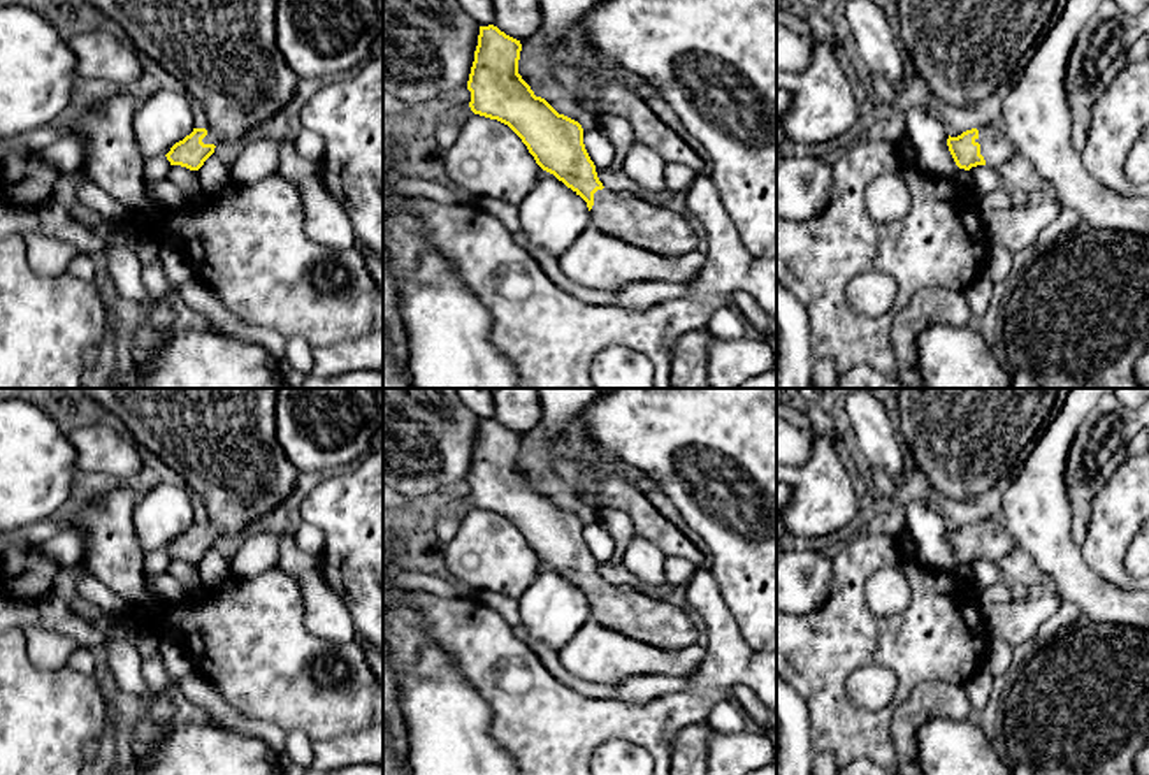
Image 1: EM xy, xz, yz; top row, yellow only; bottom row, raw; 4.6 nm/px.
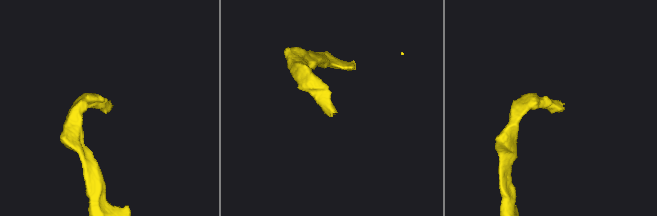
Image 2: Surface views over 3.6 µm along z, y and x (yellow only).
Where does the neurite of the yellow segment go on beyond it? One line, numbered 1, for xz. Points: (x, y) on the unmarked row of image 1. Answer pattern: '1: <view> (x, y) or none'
1: xz (631, 612)

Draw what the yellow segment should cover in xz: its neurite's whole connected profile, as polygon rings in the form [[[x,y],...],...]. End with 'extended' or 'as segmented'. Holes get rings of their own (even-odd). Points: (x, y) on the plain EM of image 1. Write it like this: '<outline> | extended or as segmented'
[[[480,420],[467,474],[471,504],[508,518],[543,564],[587,596],[590,620],[666,650],[697,643],[697,624],[685,610],[603,580],[585,543],[582,518],[534,489],[518,467],[520,445],[520,434],[497,420]]] | extended

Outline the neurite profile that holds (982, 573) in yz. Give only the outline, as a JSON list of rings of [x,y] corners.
[[[977,559],[968,564],[970,568],[970,583],[977,587],[989,587],[1000,582],[1000,571],[994,562],[986,559]]]

